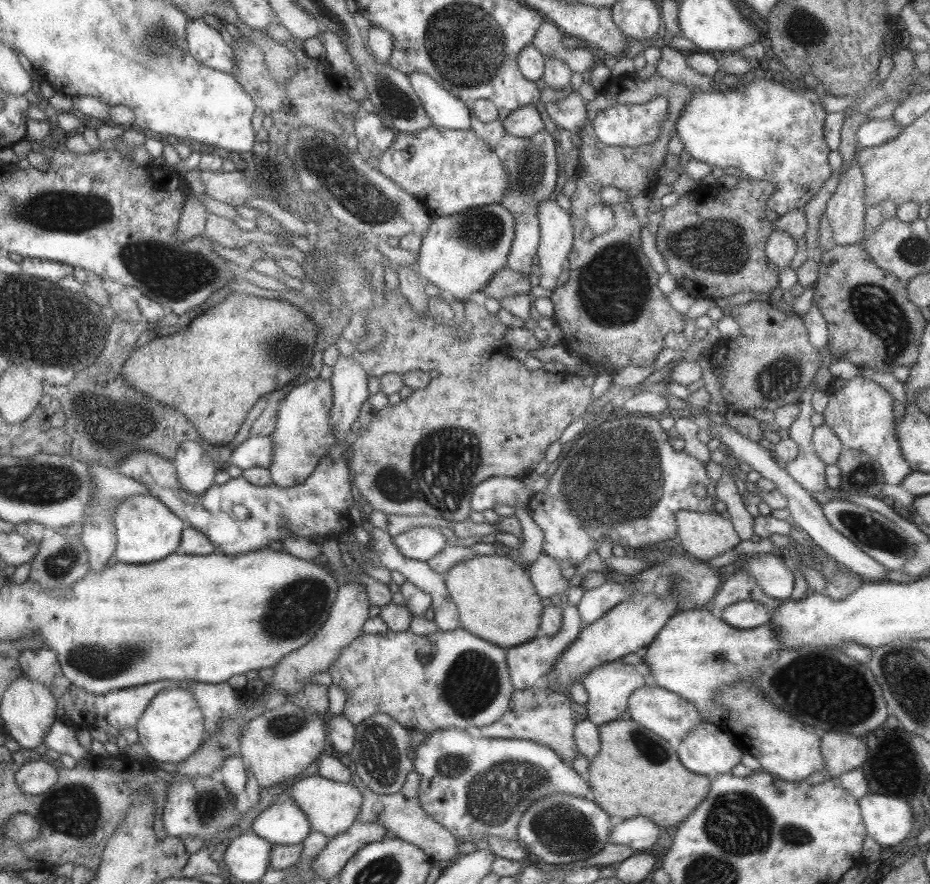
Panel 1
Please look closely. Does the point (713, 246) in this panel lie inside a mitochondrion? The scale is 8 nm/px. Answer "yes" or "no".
yes

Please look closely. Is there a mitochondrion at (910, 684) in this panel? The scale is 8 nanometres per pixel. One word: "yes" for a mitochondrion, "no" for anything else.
yes

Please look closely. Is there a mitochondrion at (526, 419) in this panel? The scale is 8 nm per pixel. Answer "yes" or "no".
no

